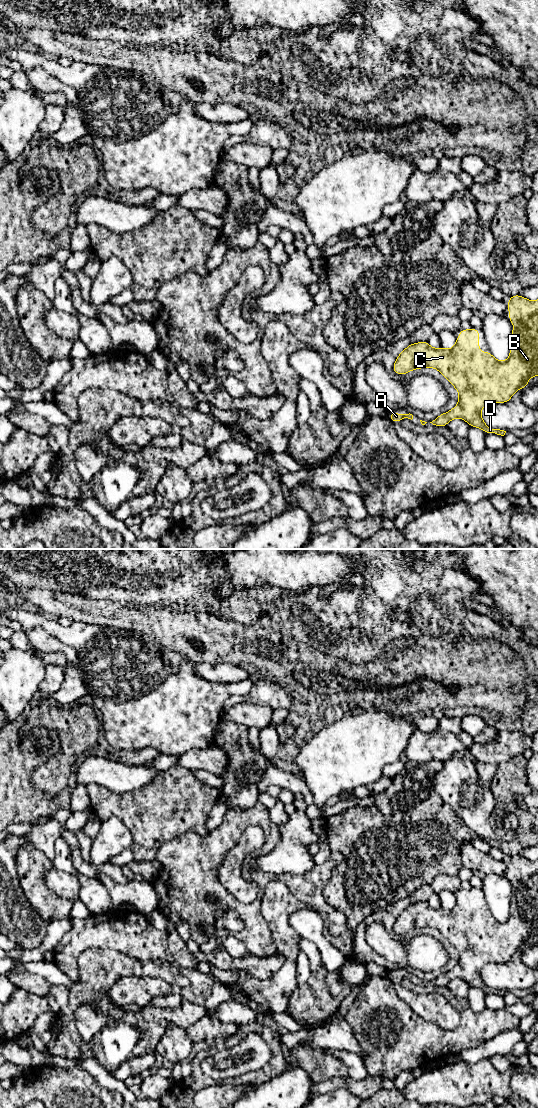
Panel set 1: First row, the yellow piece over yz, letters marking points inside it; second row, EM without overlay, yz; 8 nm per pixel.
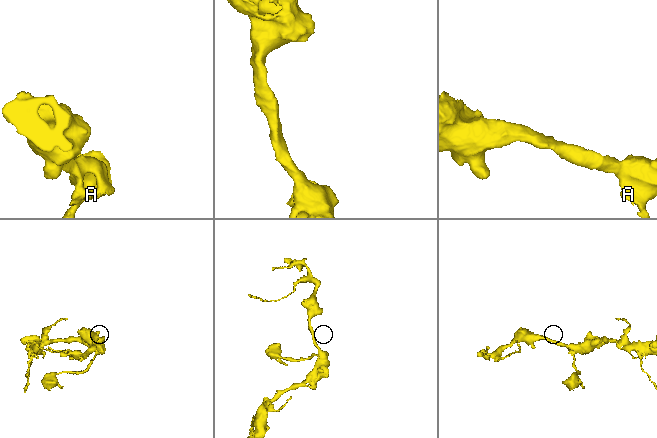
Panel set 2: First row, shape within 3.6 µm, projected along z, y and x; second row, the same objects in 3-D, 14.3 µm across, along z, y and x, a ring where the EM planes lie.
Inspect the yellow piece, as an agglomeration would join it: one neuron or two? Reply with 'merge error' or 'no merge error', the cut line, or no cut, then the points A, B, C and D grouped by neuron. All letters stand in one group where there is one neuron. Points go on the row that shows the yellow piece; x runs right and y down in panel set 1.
no merge error; no cut; A B C D

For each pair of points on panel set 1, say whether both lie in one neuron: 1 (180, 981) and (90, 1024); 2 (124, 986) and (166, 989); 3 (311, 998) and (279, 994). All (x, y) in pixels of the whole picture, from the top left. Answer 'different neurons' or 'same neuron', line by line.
1: different neurons
2: same neuron
3: different neurons

